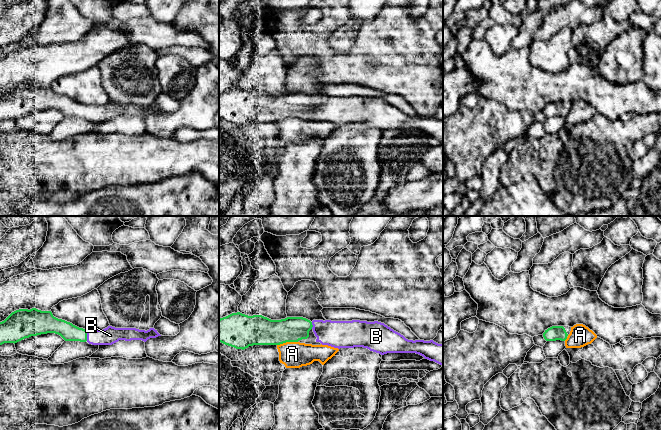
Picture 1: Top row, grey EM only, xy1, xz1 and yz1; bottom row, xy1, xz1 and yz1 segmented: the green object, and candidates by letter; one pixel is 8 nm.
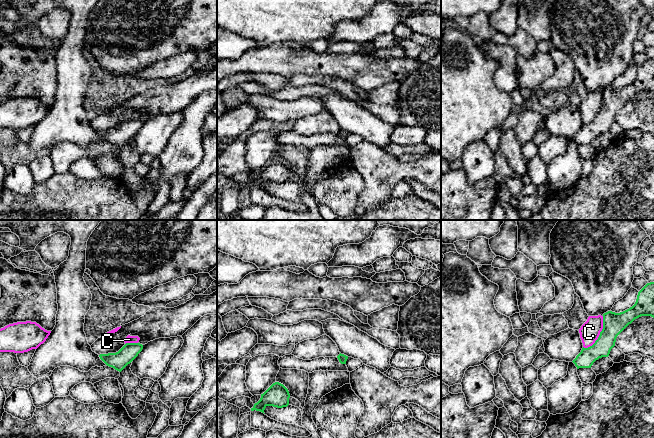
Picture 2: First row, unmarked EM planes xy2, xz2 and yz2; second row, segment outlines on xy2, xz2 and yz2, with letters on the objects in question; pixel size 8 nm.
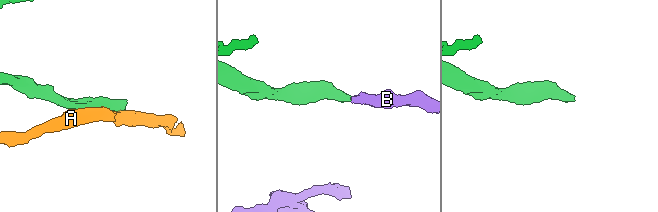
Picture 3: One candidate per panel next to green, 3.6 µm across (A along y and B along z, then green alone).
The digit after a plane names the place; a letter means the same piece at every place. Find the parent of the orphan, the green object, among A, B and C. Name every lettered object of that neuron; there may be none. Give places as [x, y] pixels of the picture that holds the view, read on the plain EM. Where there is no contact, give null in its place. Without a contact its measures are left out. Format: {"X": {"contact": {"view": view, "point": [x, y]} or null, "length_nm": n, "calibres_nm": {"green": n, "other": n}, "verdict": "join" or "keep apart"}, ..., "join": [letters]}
{"A": {"contact": {"view": "xz1", "point": [287, 117]}, "length_nm": 170, "calibres_nm": {"green": 240, "other": 200}, "verdict": "keep apart"}, "B": {"contact": {"view": "xy1", "point": [86, 112]}, "length_nm": 80, "calibres_nm": {"green": 140, "other": 140}, "verdict": "join"}, "C": {"contact": {"view": "yz2", "point": [600, 110]}, "length_nm": 300, "calibres_nm": {"green": 180, "other": 160}, "verdict": "keep apart"}, "join": ["B"]}

